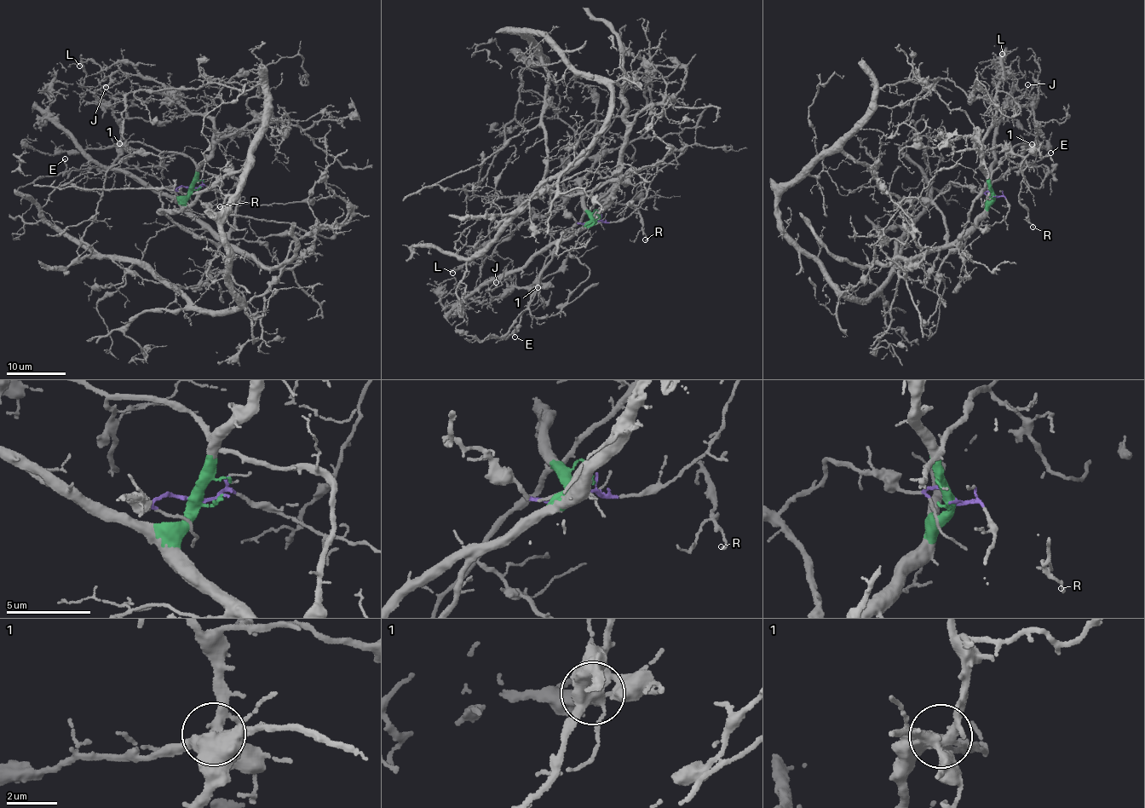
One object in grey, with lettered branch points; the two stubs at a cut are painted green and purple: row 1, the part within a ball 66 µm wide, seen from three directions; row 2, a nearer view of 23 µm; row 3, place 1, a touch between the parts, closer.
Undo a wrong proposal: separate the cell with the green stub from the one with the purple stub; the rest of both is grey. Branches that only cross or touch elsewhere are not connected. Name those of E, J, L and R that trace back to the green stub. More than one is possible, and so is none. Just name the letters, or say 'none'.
E, J, L, R

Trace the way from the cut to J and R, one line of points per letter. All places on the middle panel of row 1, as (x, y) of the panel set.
J: (593, 222), (585, 222), (554, 249), (537, 285), (535, 282), (537, 289), (509, 287), (503, 279), (496, 282)
R: (593, 222), (581, 207), (582, 193), (603, 196), (609, 201), (631, 207), (636, 205), (643, 222), (645, 240)

